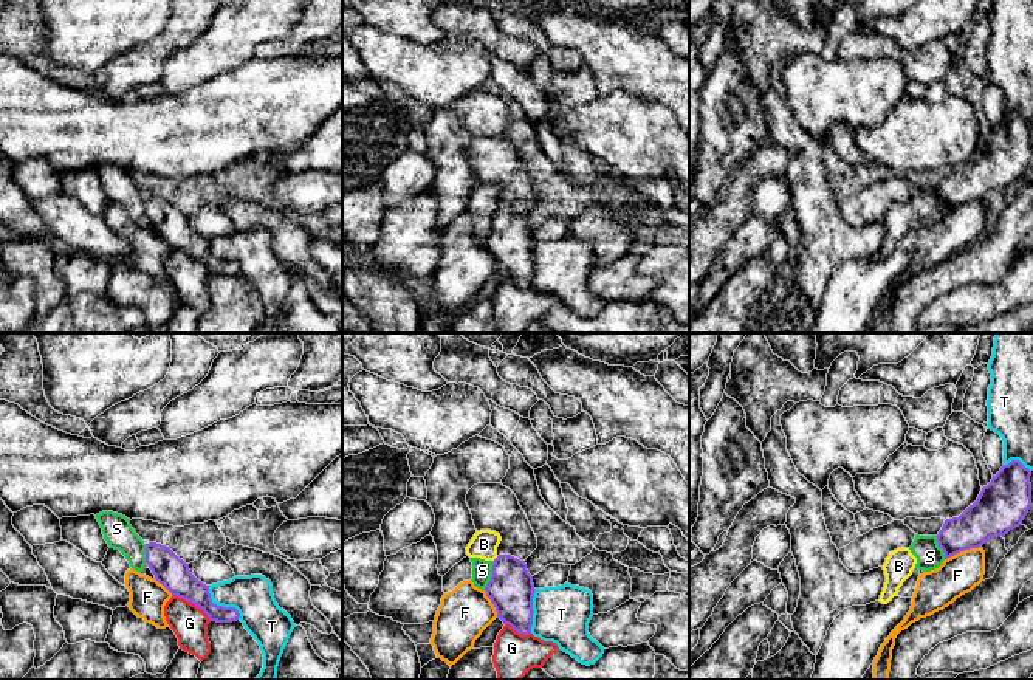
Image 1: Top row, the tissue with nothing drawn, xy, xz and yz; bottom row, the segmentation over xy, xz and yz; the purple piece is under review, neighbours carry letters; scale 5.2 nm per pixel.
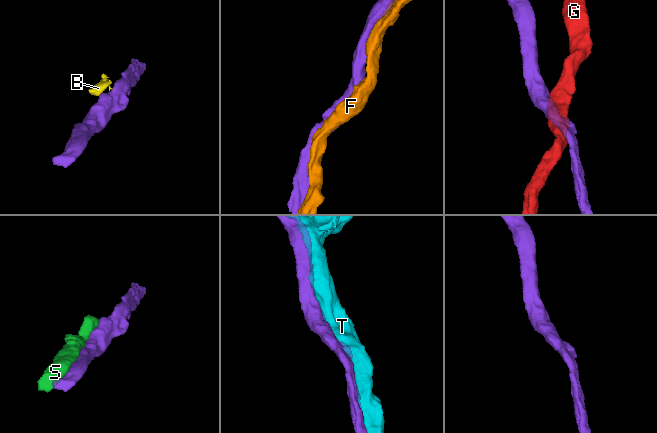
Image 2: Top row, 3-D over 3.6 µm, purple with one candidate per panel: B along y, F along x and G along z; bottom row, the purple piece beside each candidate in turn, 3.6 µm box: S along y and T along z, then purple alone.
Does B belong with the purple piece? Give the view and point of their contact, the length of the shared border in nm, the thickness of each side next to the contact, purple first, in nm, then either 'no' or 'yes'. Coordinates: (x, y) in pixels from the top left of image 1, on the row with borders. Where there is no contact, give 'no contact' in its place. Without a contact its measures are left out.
xz (496, 558) | 40 nm | 240/140 nm | no

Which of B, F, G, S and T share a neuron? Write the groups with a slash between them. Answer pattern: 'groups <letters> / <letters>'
groups B S / F / G / T

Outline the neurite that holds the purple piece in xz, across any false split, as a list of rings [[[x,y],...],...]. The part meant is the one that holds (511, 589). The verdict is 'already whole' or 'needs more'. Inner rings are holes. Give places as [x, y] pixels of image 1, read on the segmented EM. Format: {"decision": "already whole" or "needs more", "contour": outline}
{"decision": "already whole", "contour": [[[499,555],[485,592],[503,624],[510,624],[522,635],[531,634],[536,589],[525,561],[511,555]]]}

